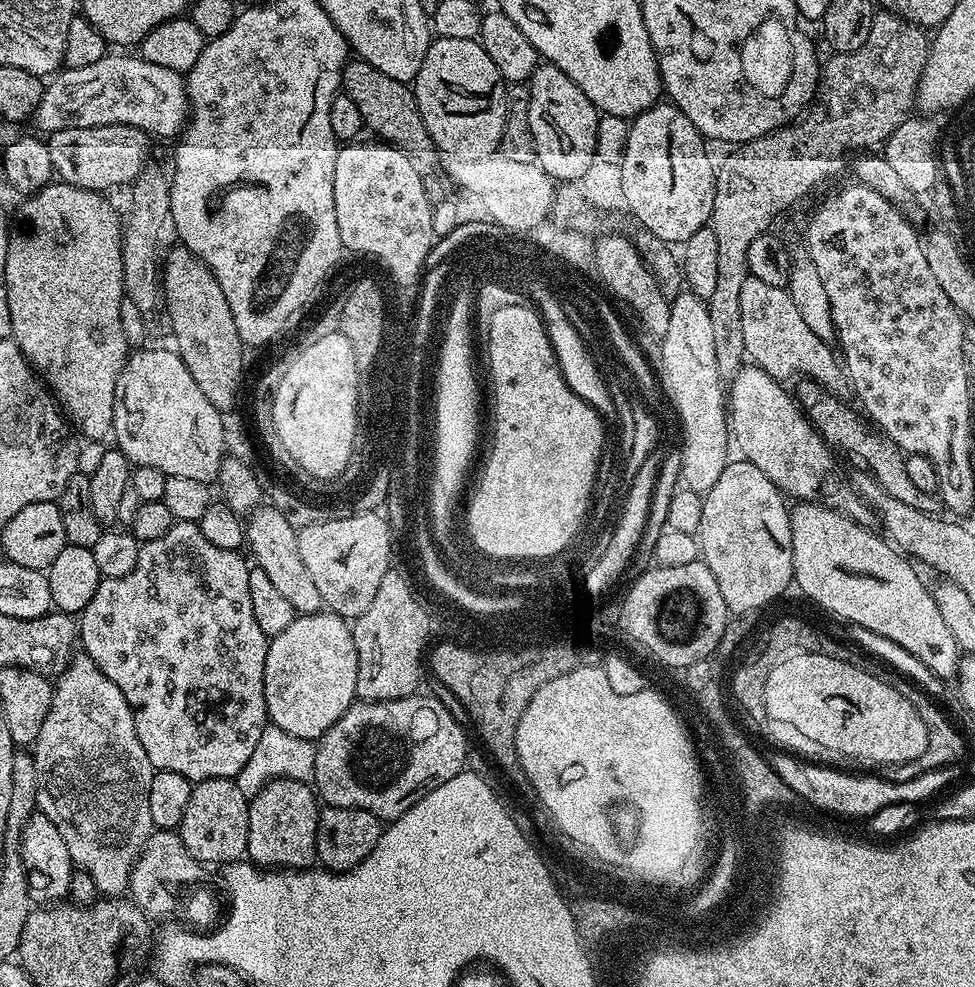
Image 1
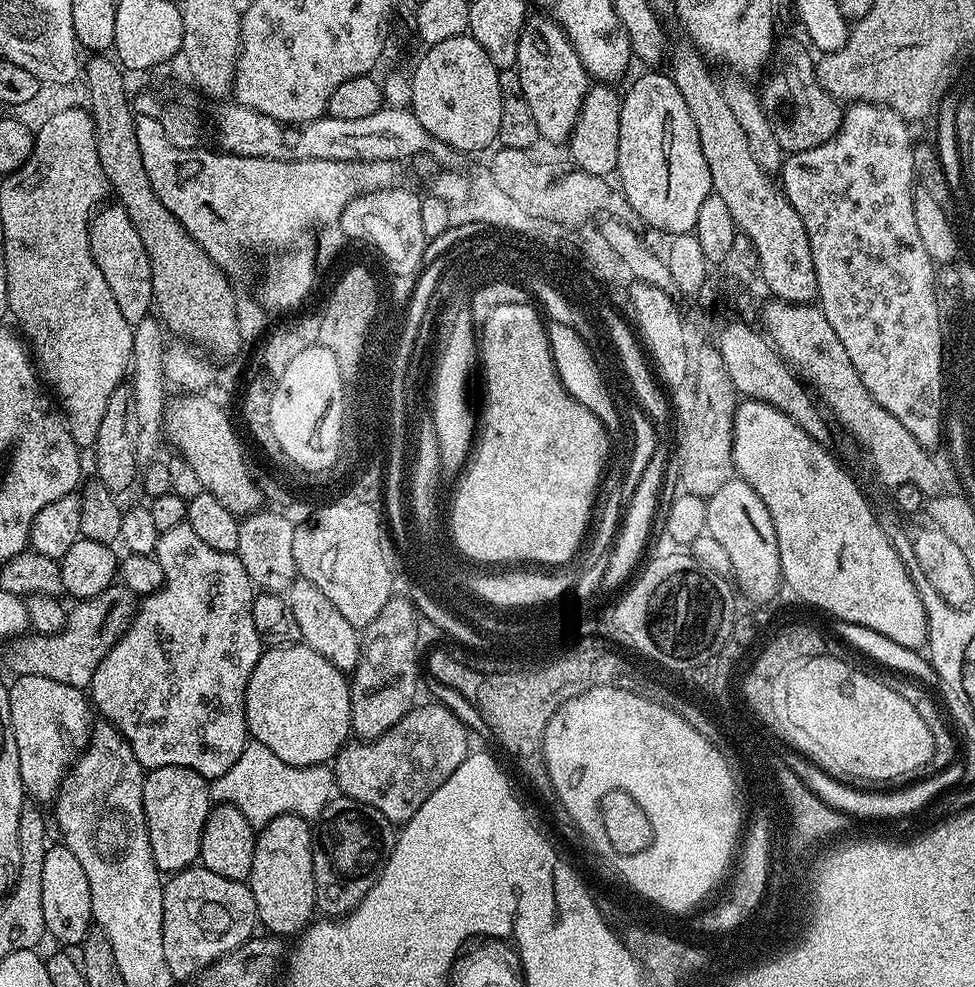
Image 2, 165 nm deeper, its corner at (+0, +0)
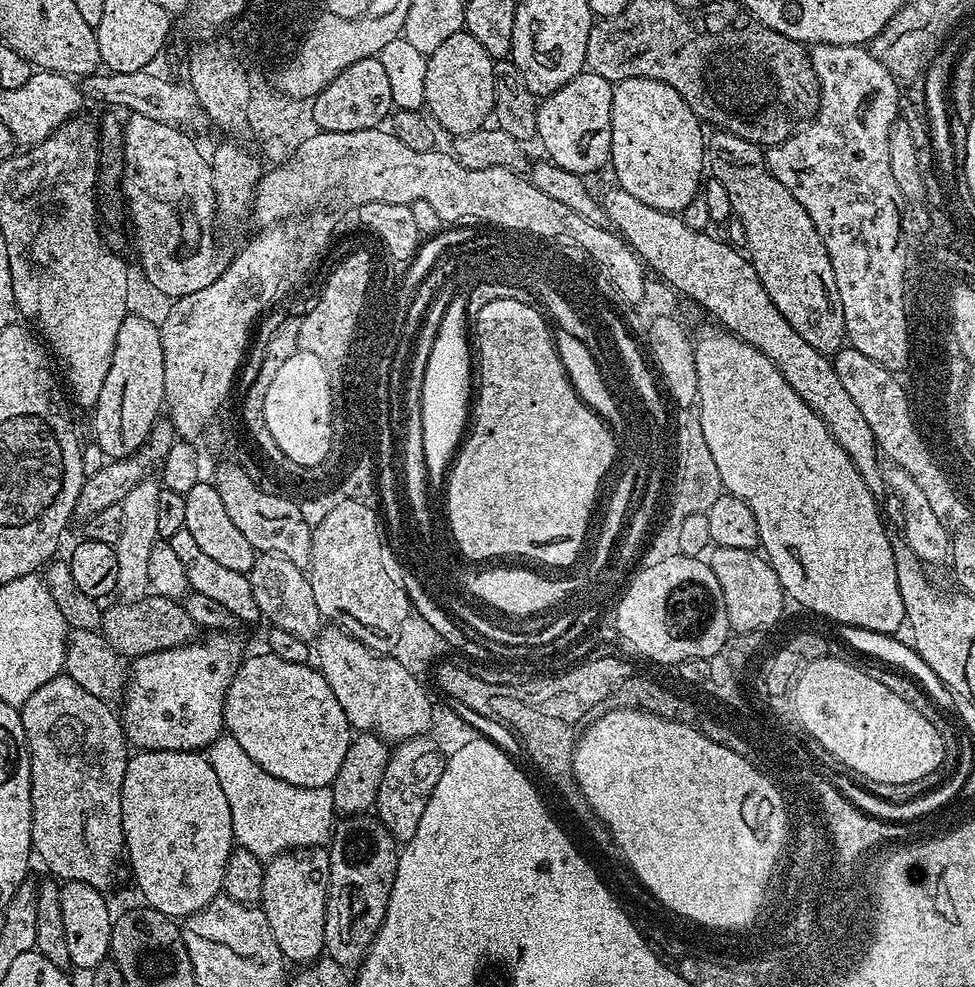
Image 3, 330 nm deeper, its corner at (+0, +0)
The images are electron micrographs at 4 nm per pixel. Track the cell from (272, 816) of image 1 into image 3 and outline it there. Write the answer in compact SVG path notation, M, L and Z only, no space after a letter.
M324 846L293 848L265 863L259 907L264 909L266 922L270 922L270 930L274 930L274 942L278 942L285 961L307 966L320 959L324 952L329 882L330 858Z

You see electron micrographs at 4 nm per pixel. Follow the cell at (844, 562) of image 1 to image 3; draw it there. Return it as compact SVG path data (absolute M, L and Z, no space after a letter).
M715 331L694 344L702 434L718 466L724 492L742 498L750 506L760 535L759 547L774 574L778 574L785 597L799 598L801 609L837 620L840 626L899 633L906 621L902 594L898 594L898 570L894 570L893 537L888 536L877 497L862 482L862 474L850 462L850 454L834 442L824 419L780 379L770 358L759 355L744 340L724 340L725 333Z

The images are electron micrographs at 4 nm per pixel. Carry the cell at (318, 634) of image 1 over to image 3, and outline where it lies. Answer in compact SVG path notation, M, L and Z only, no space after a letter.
M249 655L240 661L240 668L224 695L227 735L235 738L238 746L242 746L242 750L246 750L246 754L250 754L250 758L266 770L266 774L274 774L274 778L282 778L282 782L290 782L290 786L327 788L334 782L338 770L342 770L342 758L346 758L354 729L346 714L342 714L342 706L338 706L334 690L330 690L324 675L311 663L282 662L282 658L277 656L263 655Z

